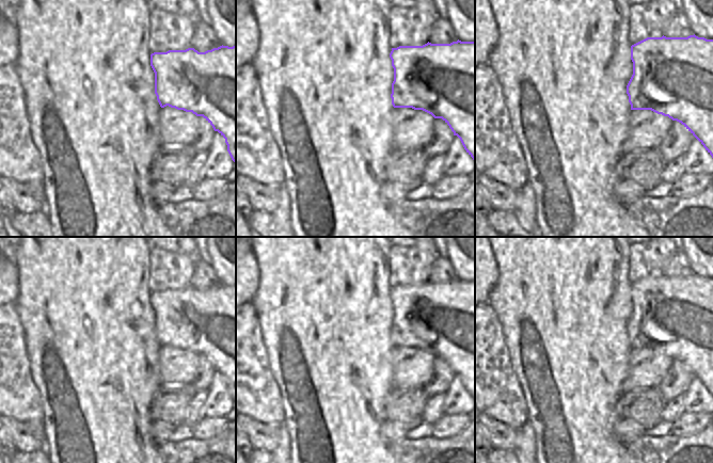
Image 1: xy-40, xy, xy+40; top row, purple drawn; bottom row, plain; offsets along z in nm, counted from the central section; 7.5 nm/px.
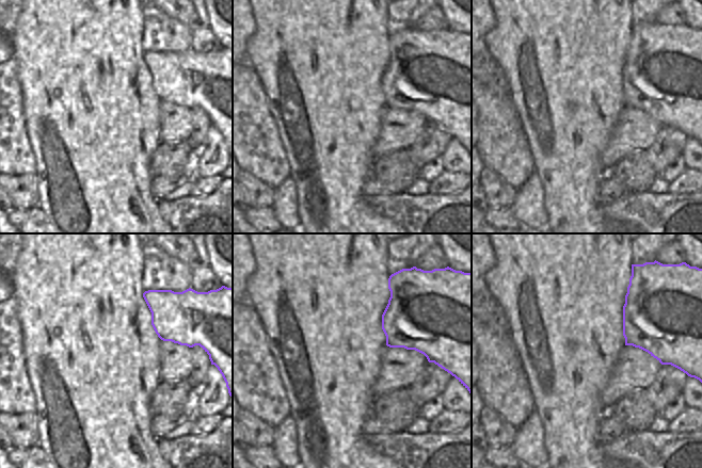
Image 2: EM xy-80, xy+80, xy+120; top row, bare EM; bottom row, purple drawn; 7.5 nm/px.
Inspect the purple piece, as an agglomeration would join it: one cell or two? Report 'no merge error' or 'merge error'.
no merge error

